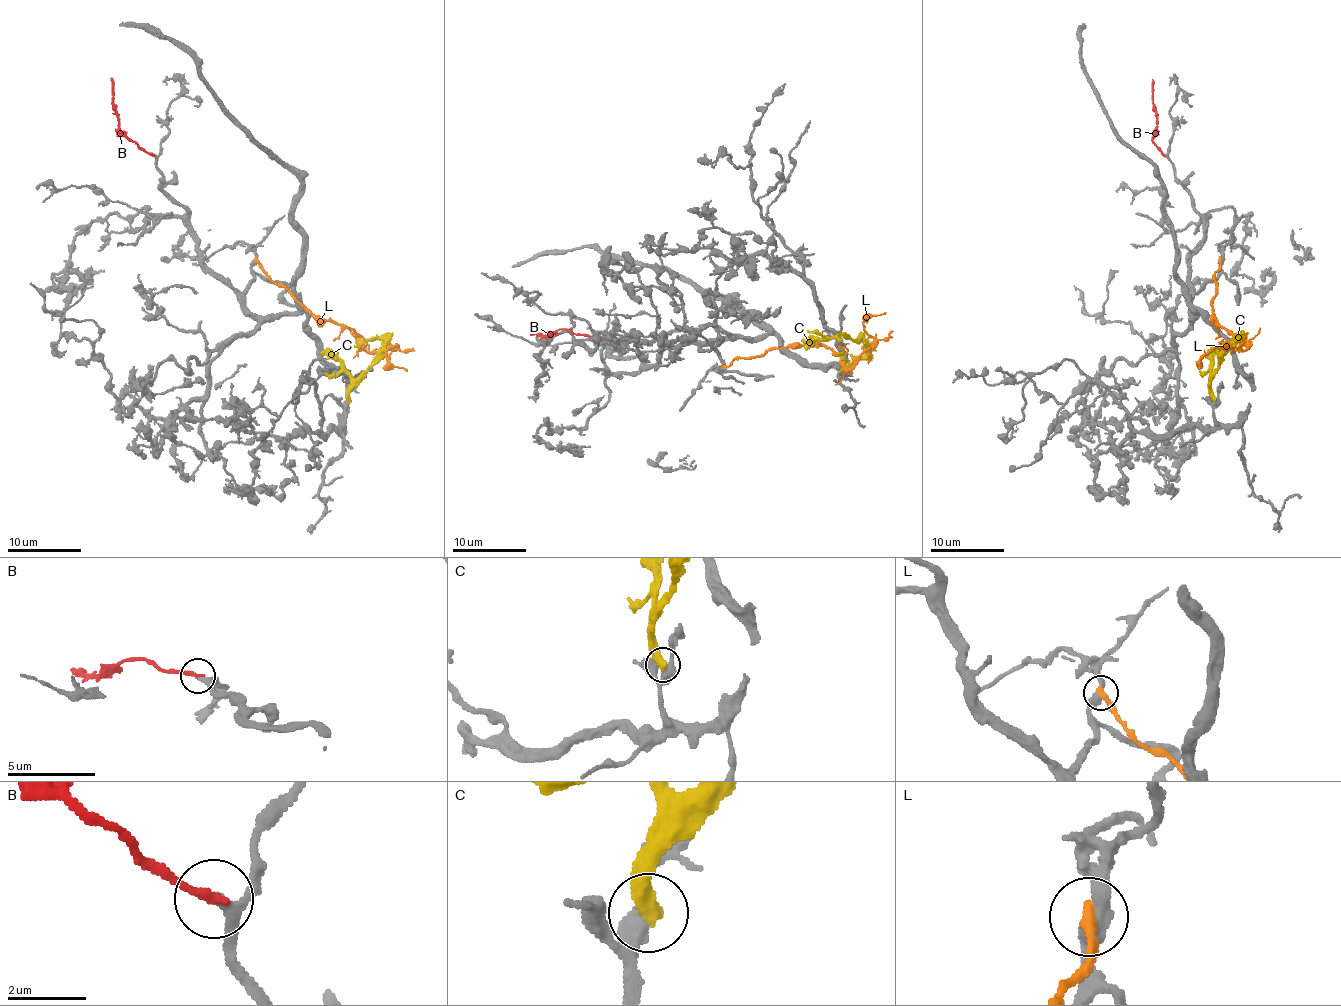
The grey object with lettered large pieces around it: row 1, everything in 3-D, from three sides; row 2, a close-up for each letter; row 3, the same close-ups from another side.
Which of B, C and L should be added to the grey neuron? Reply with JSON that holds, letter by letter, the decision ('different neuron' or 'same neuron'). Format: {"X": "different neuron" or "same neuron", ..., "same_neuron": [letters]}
{"B": "same neuron", "C": "different neuron", "L": "different neuron", "same_neuron": ["B"]}

